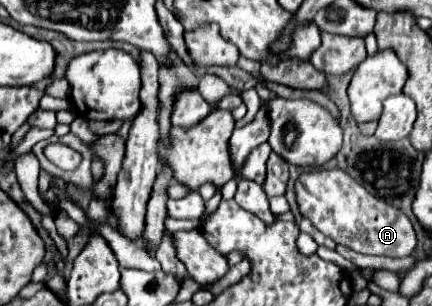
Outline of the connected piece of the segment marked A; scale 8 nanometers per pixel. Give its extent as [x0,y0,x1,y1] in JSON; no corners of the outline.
[296,168,416,258]

